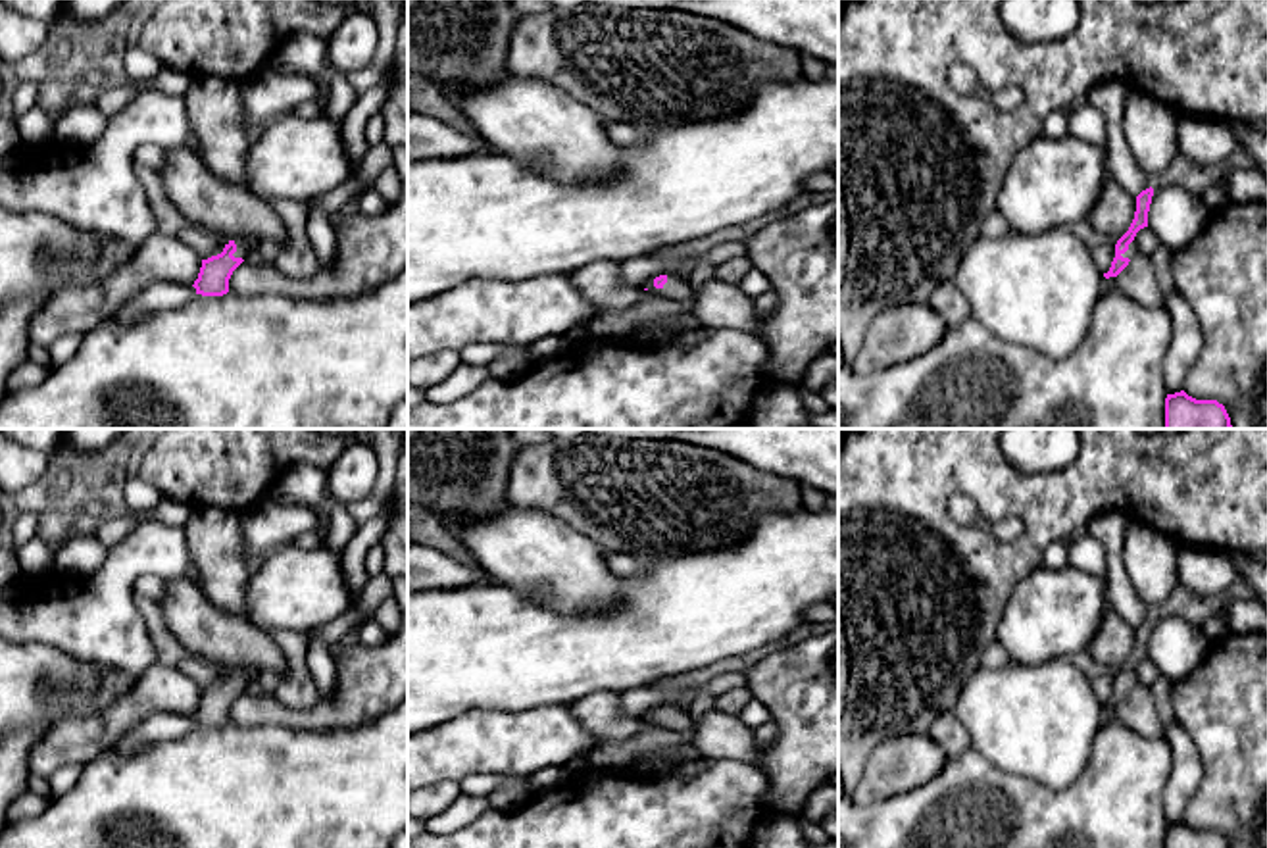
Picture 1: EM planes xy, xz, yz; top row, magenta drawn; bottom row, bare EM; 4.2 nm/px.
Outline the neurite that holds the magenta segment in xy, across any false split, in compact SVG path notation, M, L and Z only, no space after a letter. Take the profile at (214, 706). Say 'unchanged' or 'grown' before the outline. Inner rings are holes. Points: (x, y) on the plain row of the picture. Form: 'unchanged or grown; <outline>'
grown; M225 671L221 685L202 690L198 710L194 711L196 725L223 727L229 723L233 702L246 690L252 671Z

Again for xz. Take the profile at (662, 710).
grown; M659 706L648 711L644 719L677 733L688 733L692 727L688 711L677 706Z

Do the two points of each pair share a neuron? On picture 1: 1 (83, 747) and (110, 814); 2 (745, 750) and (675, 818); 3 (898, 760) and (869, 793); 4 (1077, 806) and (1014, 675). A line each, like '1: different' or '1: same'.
1: different
2: different
3: same
4: different

